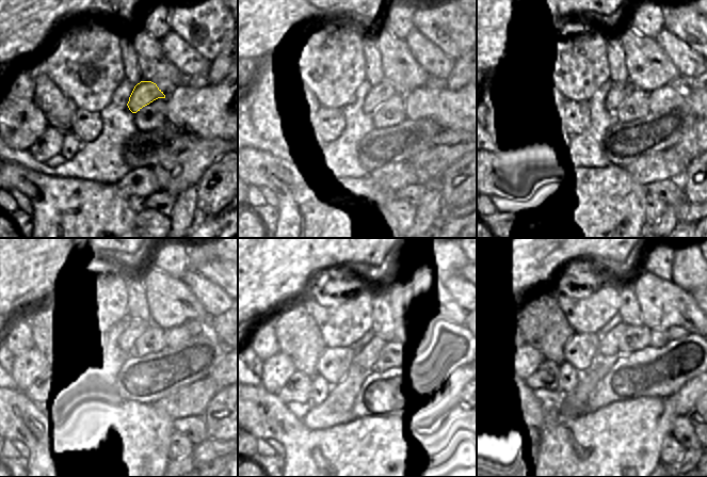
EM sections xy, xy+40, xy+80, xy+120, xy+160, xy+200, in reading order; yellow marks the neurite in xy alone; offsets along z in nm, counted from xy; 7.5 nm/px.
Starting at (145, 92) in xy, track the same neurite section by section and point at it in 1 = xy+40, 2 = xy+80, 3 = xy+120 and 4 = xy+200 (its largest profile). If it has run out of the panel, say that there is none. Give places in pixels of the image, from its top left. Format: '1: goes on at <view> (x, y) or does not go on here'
1: goes on at xy+40 (384, 91)
2: goes on at xy+80 (617, 92)
3: goes on at xy+120 (127, 339)
4: goes on at xy+200 (608, 344)

